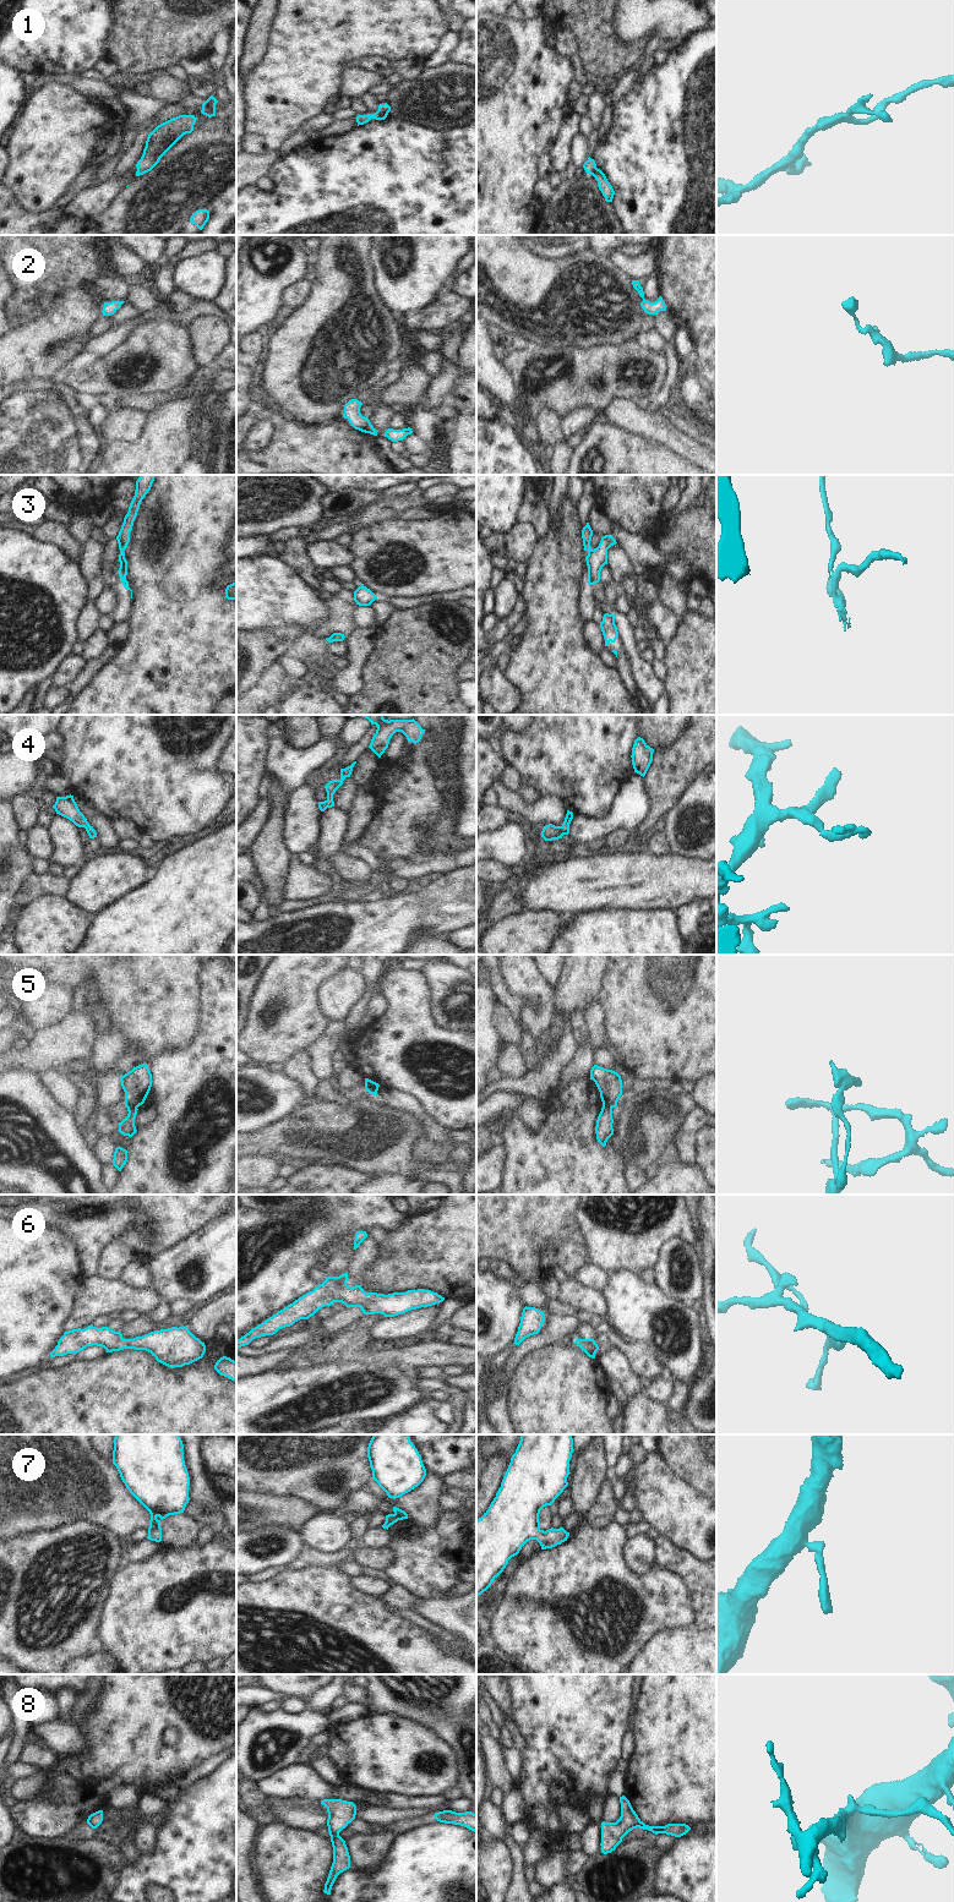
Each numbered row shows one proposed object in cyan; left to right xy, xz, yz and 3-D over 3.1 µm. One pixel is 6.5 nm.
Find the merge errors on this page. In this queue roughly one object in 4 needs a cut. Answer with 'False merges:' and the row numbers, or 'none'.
False merges: 1, 3, 5

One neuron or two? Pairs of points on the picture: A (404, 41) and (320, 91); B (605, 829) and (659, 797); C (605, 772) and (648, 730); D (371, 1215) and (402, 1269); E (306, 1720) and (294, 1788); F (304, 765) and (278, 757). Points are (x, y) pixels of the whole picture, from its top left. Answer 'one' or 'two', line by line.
A: one
B: two
C: two
D: two
E: two
F: one

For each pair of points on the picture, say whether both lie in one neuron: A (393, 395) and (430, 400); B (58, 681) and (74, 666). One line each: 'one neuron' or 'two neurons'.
A: two neurons
B: one neuron

